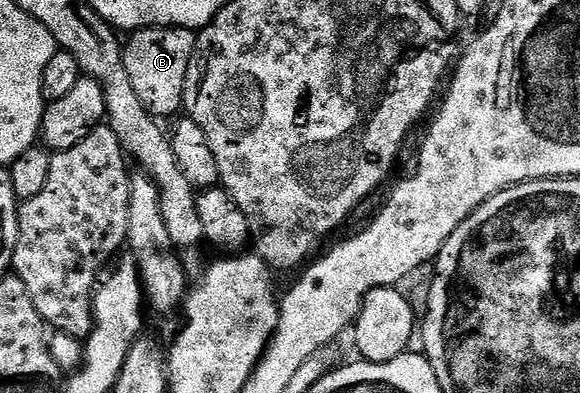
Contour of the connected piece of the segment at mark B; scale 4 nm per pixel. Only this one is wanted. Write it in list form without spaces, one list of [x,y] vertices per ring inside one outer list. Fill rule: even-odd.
[[[148,26],[144,30],[133,31],[127,37],[130,39],[125,39],[122,59],[124,68],[128,68],[128,80],[132,80],[132,89],[136,96],[140,96],[140,104],[144,104],[155,119],[173,119],[183,109],[195,37],[195,31],[185,30],[183,26]]]

